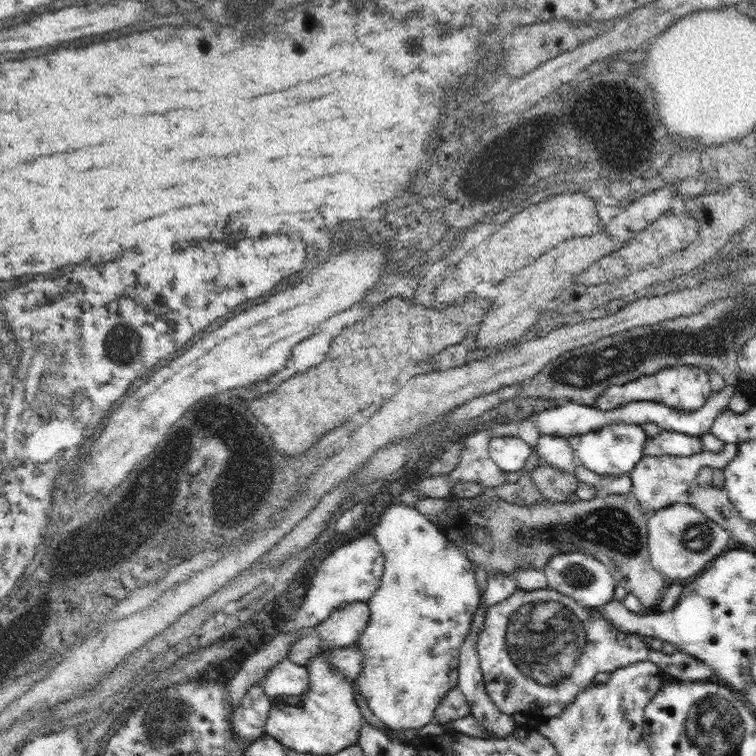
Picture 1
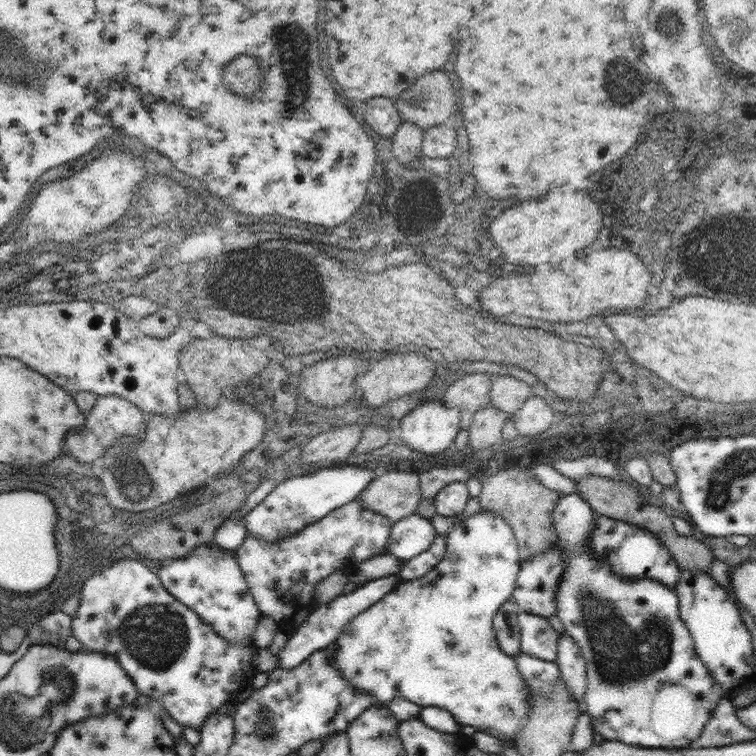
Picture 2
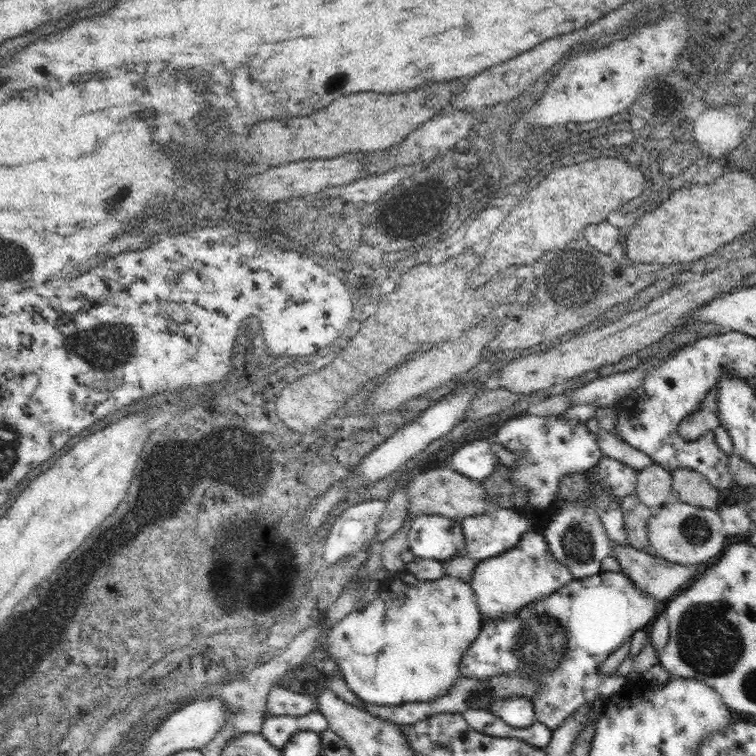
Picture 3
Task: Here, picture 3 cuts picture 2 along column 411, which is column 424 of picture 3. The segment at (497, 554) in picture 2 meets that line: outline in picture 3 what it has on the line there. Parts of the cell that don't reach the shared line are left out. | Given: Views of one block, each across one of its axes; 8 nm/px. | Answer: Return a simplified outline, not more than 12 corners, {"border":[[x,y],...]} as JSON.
{"border":[[404,570],[326,632],[364,704],[434,702],[482,614],[470,582]]}

